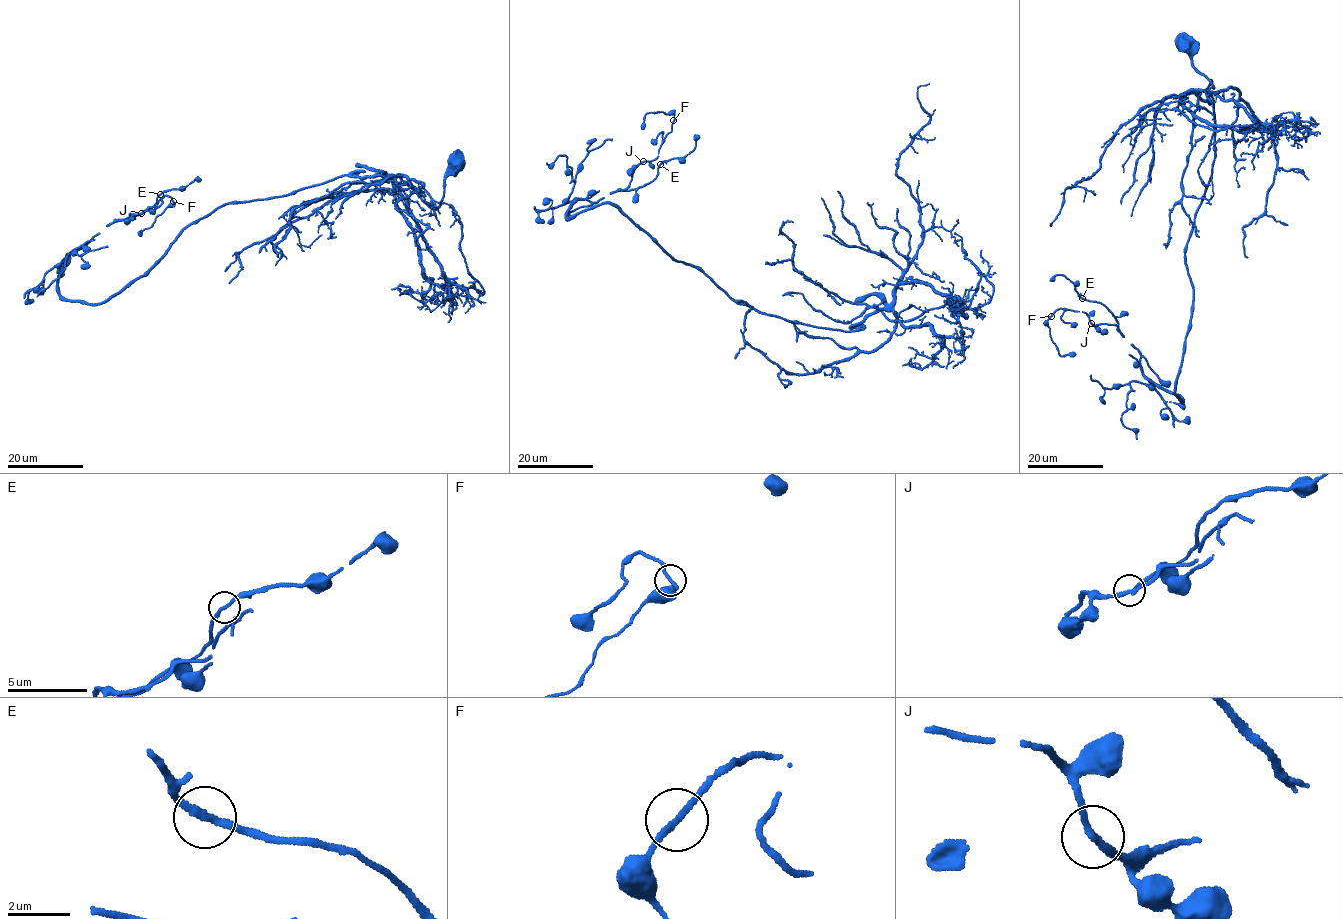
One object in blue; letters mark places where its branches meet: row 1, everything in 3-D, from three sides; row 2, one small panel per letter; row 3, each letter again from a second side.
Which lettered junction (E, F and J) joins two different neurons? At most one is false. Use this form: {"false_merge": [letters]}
{"false_merge": []}

